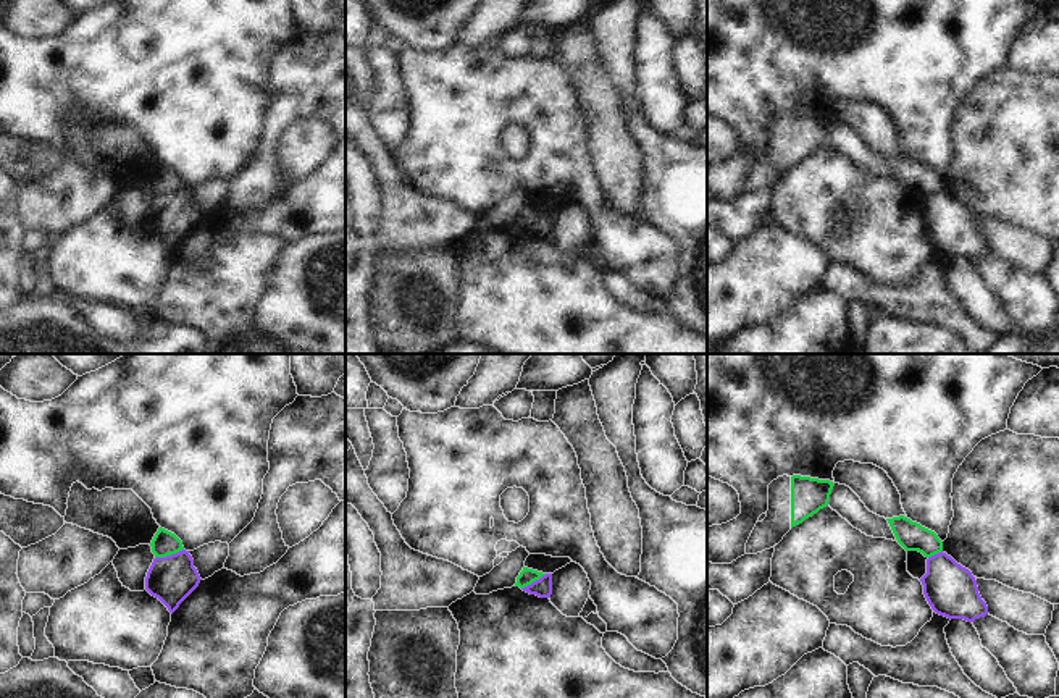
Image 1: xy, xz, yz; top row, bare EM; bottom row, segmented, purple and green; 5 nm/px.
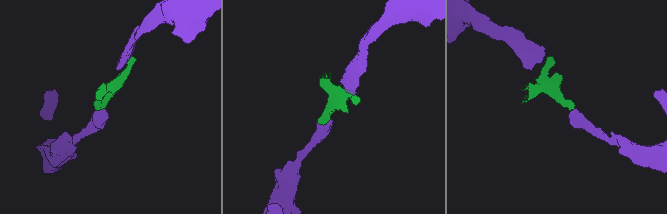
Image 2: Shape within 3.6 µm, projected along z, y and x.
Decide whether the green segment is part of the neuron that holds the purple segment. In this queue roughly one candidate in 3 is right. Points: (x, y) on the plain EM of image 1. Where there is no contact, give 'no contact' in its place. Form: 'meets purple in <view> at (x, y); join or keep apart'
meets purple in xy at (168, 194); keep apart

